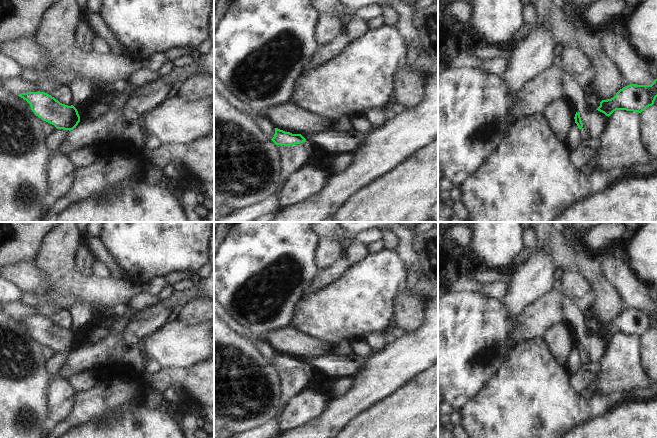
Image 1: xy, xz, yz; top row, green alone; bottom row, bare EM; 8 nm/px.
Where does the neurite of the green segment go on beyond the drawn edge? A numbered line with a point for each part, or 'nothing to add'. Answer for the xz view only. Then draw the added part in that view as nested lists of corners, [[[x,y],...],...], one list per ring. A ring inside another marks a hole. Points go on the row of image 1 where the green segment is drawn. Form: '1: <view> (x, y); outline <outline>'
nothing to add

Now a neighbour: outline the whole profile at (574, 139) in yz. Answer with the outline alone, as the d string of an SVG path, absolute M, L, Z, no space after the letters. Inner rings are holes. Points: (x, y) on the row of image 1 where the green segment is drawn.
M575 123L568 134L568 141L566 143L566 146L569 148L570 151L573 151L581 143L582 138L580 137L580 129Z

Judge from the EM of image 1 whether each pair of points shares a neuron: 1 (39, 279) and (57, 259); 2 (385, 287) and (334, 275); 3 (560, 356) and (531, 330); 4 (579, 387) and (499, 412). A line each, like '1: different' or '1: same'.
1: different
2: different
3: different
4: different

